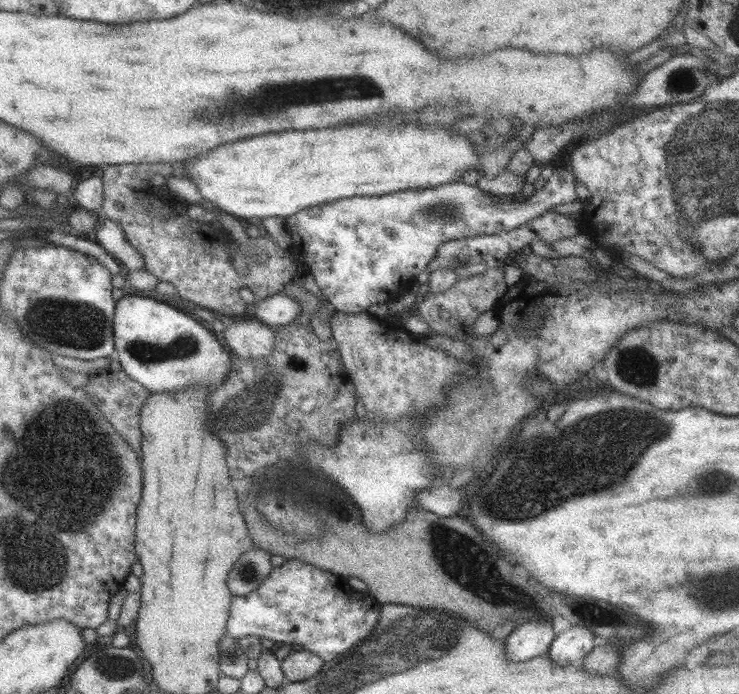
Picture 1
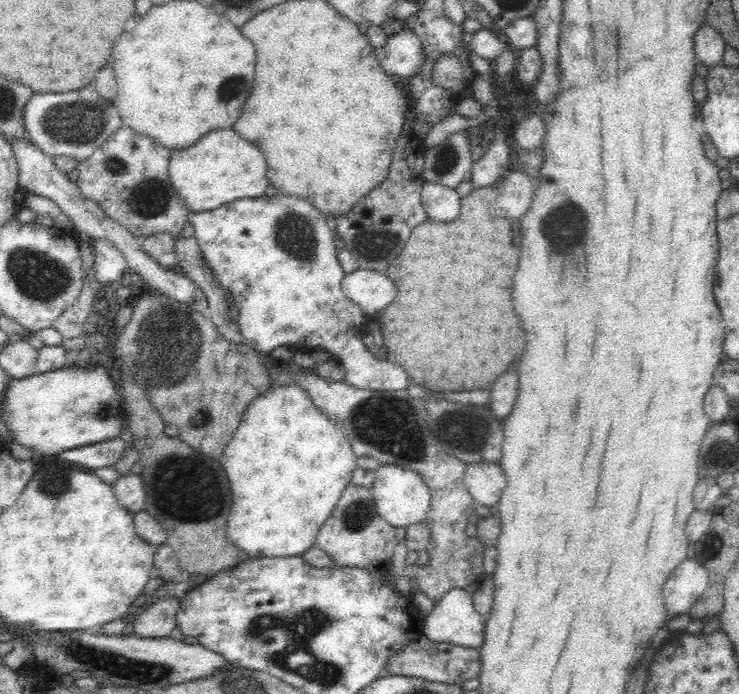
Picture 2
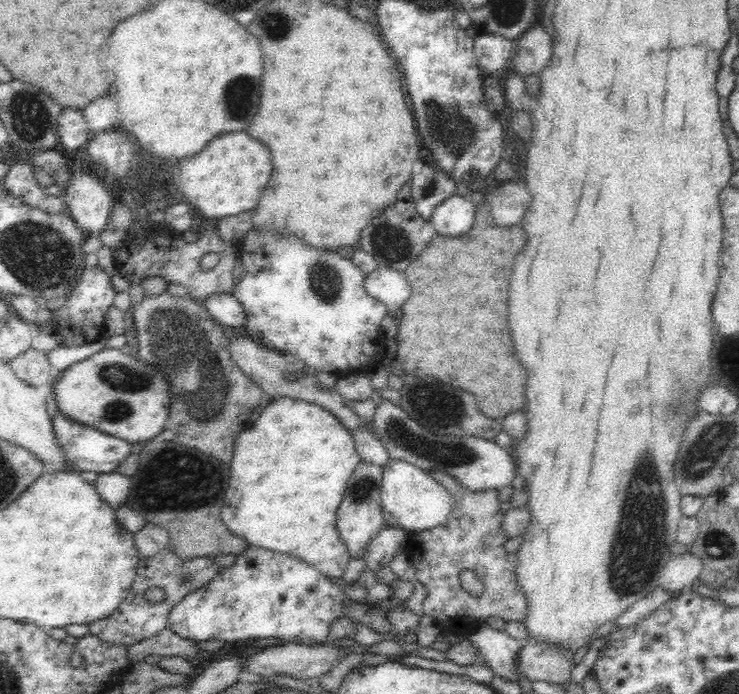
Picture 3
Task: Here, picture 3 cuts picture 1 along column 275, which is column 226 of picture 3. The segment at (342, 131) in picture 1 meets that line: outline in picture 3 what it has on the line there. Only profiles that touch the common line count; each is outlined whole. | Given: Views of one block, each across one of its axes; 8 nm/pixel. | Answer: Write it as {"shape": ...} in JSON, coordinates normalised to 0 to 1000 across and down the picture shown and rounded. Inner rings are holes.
{"shape":[[[306,190],[306,193],[287,199],[271,222],[246,228],[246,231],[234,231],[231,241],[233,262],[238,267],[238,275],[254,288],[253,295],[258,300],[268,300],[279,314],[298,317],[342,303],[349,295],[349,288],[368,252],[368,228],[365,228],[363,213],[341,202],[333,190]]]}

